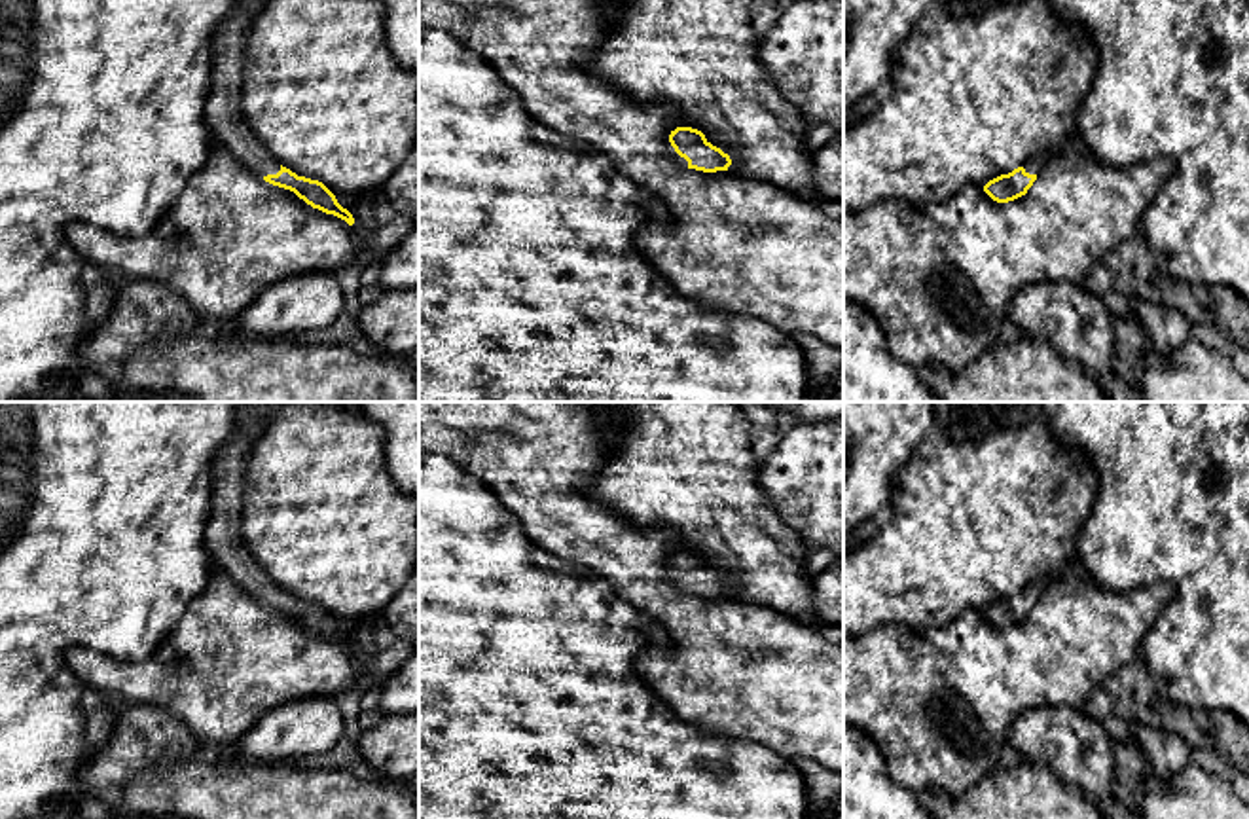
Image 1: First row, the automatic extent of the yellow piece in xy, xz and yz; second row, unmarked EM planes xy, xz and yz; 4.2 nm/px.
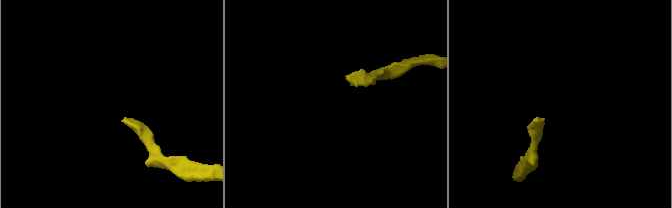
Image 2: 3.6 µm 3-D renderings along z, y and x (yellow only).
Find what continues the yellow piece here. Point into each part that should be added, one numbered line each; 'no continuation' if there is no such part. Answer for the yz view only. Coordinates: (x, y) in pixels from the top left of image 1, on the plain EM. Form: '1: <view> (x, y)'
1: yz (1033, 590)

